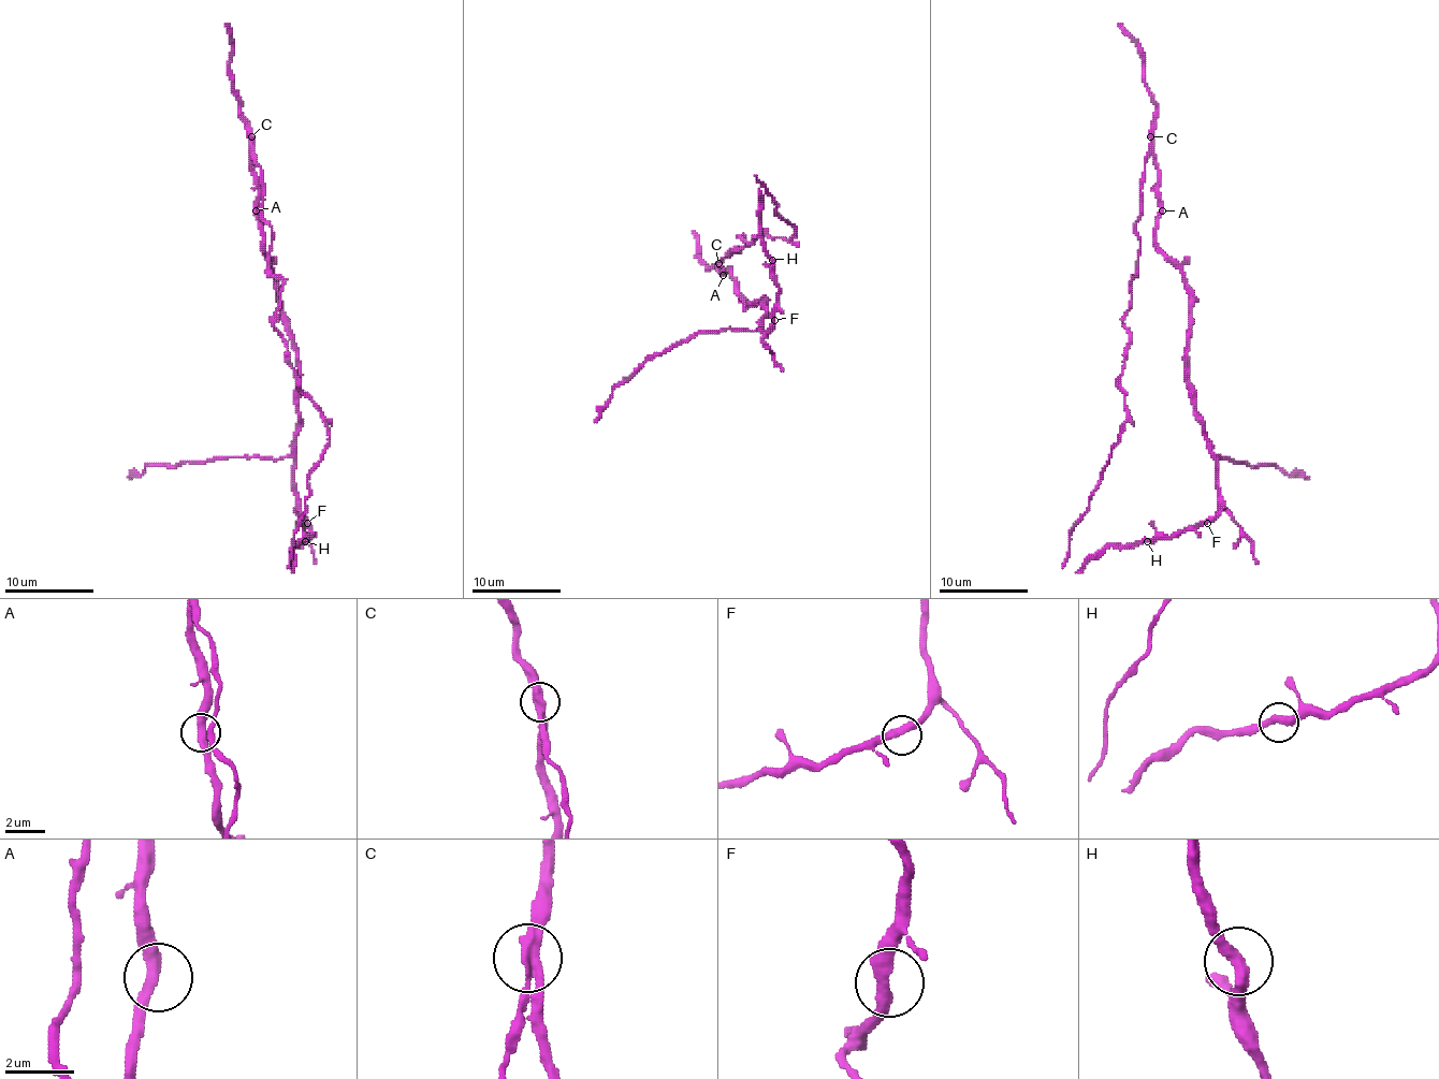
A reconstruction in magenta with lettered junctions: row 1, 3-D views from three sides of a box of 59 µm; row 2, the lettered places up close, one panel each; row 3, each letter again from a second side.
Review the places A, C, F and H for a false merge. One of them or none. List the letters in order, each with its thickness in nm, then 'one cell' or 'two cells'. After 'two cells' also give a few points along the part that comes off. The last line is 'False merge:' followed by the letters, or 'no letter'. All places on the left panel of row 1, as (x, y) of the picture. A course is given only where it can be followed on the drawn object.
A: 380 nm | one cell
C: 360 nm | two cells | (251, 137), (263, 219), (272, 228), (270, 271), (282, 281), (274, 325), (330, 441), (309, 475), (287, 568)
F: 400 nm | one cell
H: 360 nm | one cell
False merge: C

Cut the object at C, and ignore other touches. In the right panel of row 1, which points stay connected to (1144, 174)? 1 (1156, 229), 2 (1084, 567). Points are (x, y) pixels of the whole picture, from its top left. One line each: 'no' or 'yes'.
1: no
2: no

